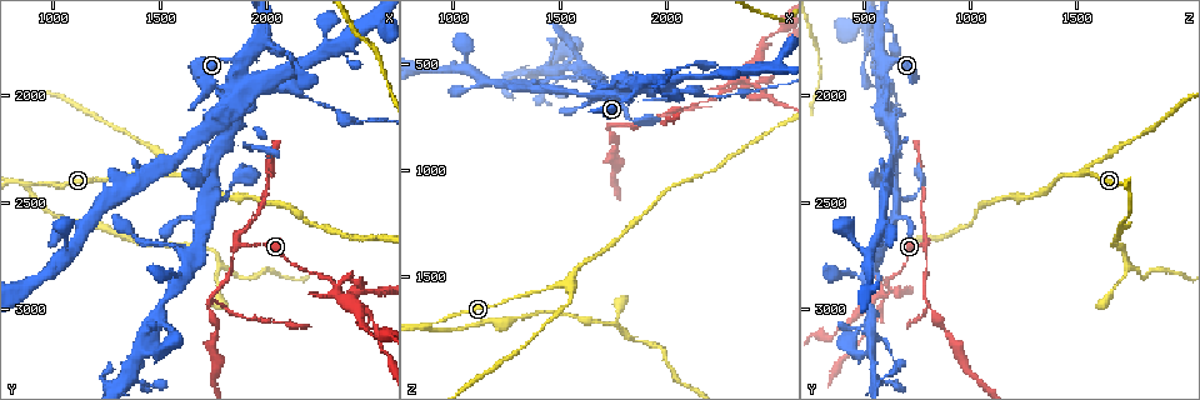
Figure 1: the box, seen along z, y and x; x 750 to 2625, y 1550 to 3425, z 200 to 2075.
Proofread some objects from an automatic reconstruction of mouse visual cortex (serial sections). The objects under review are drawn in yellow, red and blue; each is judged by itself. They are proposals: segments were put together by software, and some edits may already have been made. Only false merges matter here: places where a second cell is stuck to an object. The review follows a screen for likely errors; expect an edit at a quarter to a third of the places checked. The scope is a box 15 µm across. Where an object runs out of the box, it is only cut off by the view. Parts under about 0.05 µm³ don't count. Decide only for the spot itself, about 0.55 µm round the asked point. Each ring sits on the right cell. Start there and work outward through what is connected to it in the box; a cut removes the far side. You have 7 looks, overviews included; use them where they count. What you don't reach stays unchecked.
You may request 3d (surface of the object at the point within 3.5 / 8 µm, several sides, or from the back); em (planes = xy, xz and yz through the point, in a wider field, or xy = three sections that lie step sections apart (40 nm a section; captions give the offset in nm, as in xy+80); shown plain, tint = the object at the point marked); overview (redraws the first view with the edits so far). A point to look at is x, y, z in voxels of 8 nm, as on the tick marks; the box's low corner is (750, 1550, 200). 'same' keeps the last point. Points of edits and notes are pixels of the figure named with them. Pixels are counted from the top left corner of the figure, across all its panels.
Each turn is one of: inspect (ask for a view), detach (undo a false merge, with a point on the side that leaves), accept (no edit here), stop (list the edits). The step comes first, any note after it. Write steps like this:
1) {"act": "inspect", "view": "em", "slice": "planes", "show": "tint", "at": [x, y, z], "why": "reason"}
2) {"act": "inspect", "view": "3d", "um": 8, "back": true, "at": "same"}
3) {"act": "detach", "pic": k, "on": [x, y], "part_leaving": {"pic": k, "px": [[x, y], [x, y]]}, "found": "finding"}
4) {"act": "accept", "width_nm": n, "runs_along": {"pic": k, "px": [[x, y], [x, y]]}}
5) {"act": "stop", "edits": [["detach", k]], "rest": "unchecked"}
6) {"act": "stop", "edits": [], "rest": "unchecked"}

{"act": "inspect", "view": "3d", "um": 3.5, "at": [880, 2420, 1730], "why": "abrupt turn"}

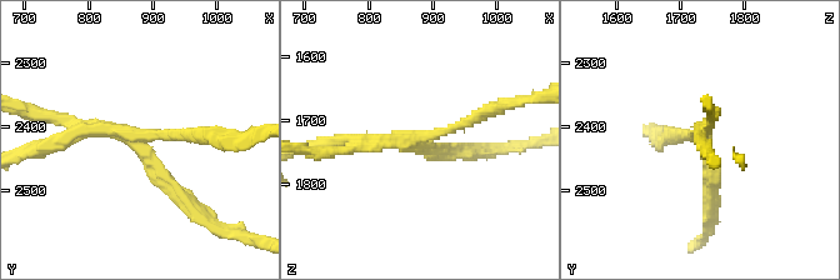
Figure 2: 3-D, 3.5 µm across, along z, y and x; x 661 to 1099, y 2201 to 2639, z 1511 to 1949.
{"act": "inspect", "view": "em", "slice": "planes", "show": "tint", "at": [885, 2420, 1730], "arms": 3, "arm_widths_nm": [200, 200, 200], "why": "shape alone is not enough"}

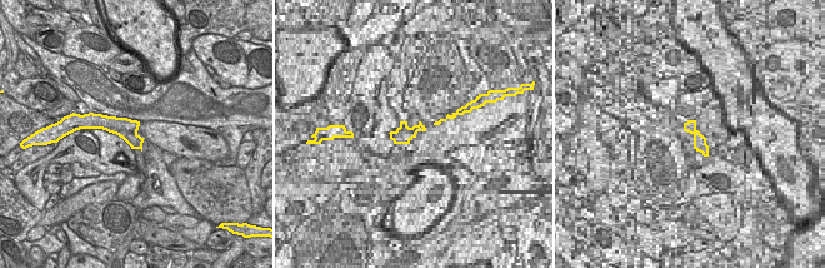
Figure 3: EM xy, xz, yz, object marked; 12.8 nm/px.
{"act": "detach", "pic": 2, "on": [715, 110], "width_nm": 260, "part_leaving": {"pic": 2, "px": [[143, 145], [185, 203], [224, 230]]}, "found": "a second cell is stuck on"}

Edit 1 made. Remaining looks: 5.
{"act": "inspect", "view": "overview"}

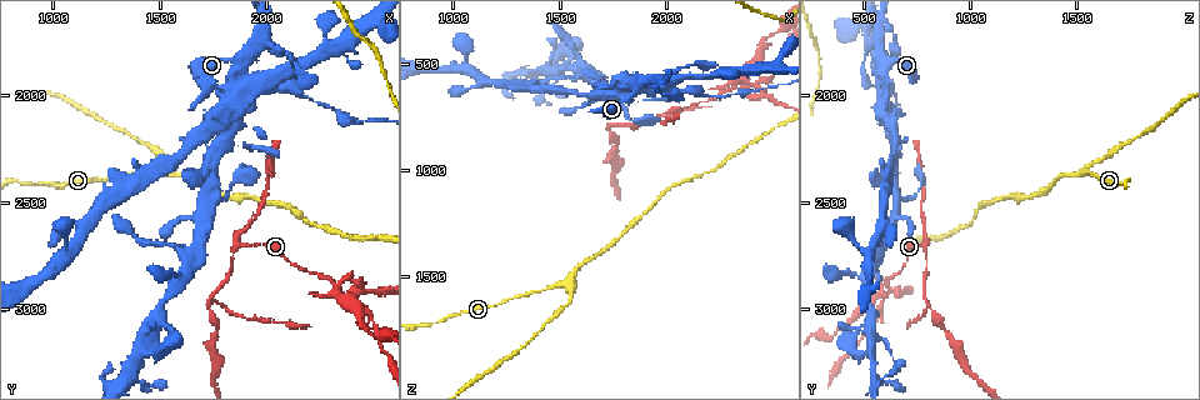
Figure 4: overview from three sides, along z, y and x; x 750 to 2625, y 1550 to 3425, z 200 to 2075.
{"act": "inspect", "view": "3d", "um": 3.5, "at": [1870, 2690, 790], "why": "thin neck"}

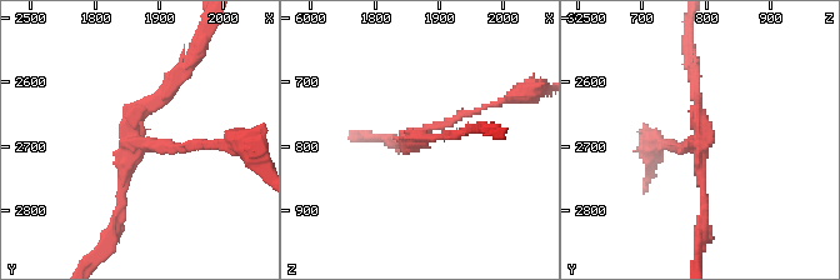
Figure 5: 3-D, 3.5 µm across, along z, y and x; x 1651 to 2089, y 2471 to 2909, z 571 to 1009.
{"act": "inspect", "view": "em", "slice": "xy", "step": 5, "show": "tint", "at": [1865, 2695, 790], "arms": 3, "arm_widths_nm": [100, 150, 150]}

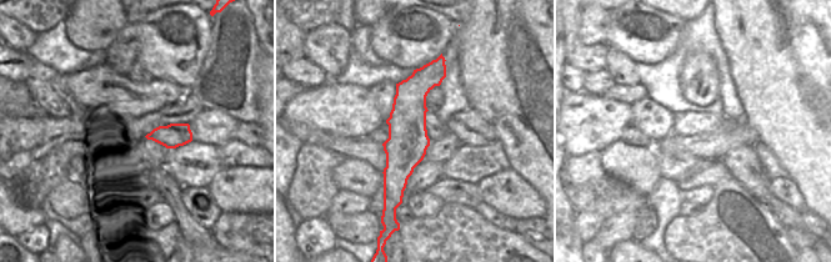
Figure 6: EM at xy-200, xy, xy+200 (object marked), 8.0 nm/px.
{"act": "inspect", "view": "em", "slice": "xy", "step": 1, "show": "tint", "at": "same"}

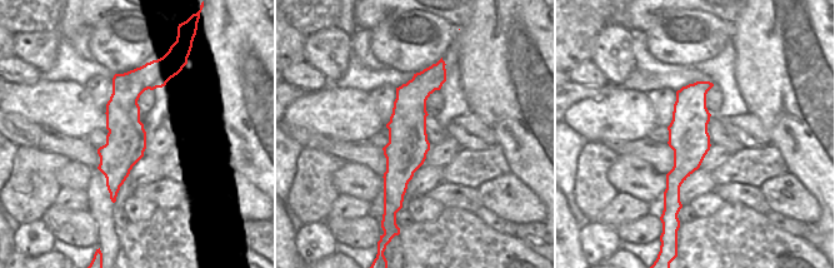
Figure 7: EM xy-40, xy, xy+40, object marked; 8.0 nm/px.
{"act": "detach", "pic": 5, "on": [160, 95], "found": "a second cell is stuck on"}

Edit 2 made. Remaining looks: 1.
{"act": "stop", "edits": [["detach", 2], ["detach", 5]], "rest": "unchecked"}

